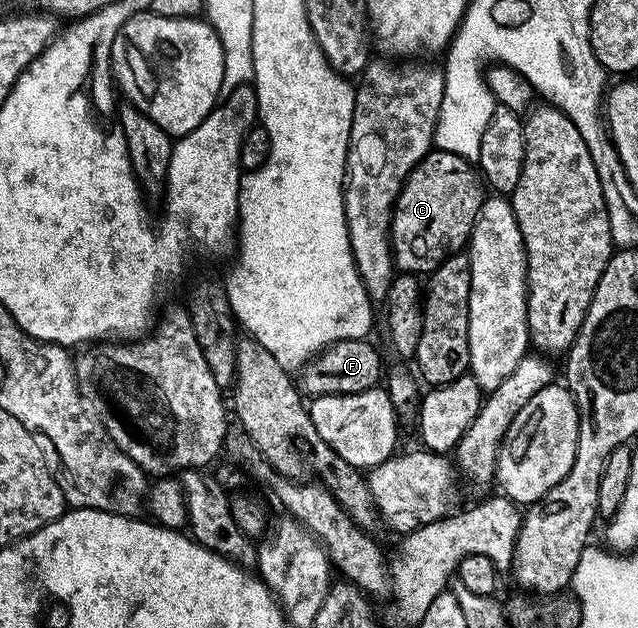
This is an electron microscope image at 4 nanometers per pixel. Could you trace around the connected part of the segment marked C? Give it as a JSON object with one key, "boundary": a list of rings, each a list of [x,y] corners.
{"boundary":[[[434,148],[412,168],[406,177],[406,183],[394,202],[394,215],[390,225],[390,246],[394,249],[394,264],[399,271],[415,276],[428,276],[434,269],[449,258],[459,253],[469,243],[474,221],[484,201],[484,182],[479,171],[467,158],[456,156],[452,152]]]}

